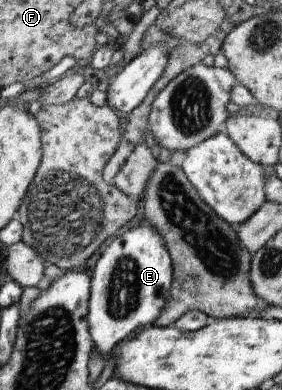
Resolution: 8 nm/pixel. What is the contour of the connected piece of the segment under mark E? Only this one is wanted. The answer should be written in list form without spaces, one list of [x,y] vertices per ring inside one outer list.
[[[142,221],[112,240],[97,260],[90,281],[87,320],[94,351],[108,359],[120,341],[138,327],[153,324],[166,307],[172,283],[174,269],[170,253],[150,223]]]

